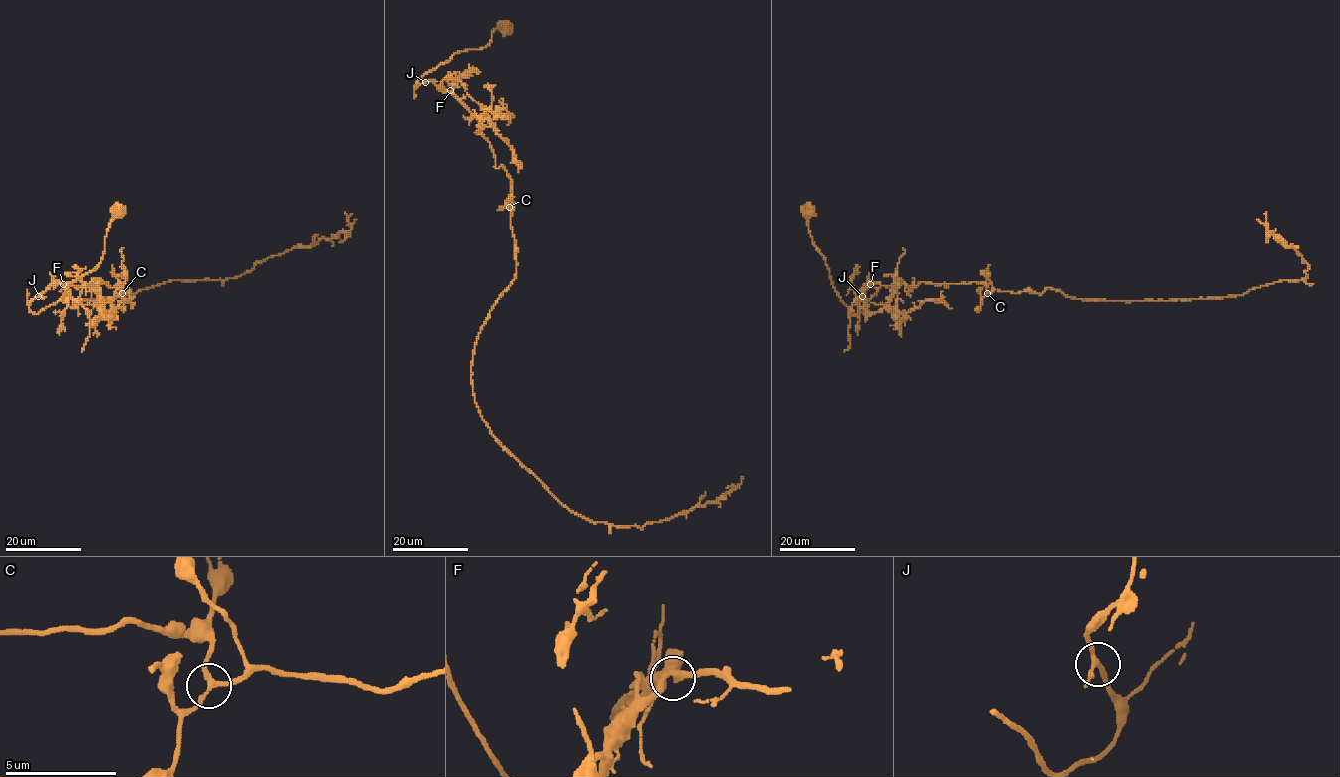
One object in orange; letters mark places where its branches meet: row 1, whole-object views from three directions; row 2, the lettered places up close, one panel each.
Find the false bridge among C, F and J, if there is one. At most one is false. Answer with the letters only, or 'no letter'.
no letter

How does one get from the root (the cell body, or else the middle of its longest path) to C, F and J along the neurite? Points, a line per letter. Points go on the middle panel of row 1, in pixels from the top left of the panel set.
C: (501, 294), (514, 278), (517, 266), (509, 207)
F: (501, 294), (517, 266), (508, 203), (511, 178), (495, 166), (479, 121), (450, 90)
J: (501, 294), (517, 266), (508, 203), (511, 178), (495, 166), (494, 152), (475, 117), (449, 91), (425, 82)

